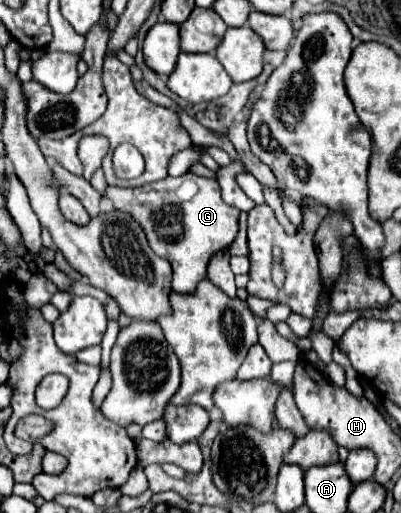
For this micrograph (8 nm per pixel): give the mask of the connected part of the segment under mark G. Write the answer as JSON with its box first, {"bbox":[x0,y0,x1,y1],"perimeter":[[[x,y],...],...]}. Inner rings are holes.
{"bbox":[104,172,240,294],"perimeter":[[[192,172],[180,178],[168,176],[140,188],[106,188],[104,194],[114,202],[114,208],[132,214],[142,224],[152,250],[172,264],[172,290],[176,294],[194,292],[198,282],[206,278],[210,258],[216,252],[226,250],[238,234],[240,210],[222,200],[216,180],[196,176]],[[184,180],[194,180],[198,184],[198,192],[190,200],[180,200],[176,196],[176,188]]]}

